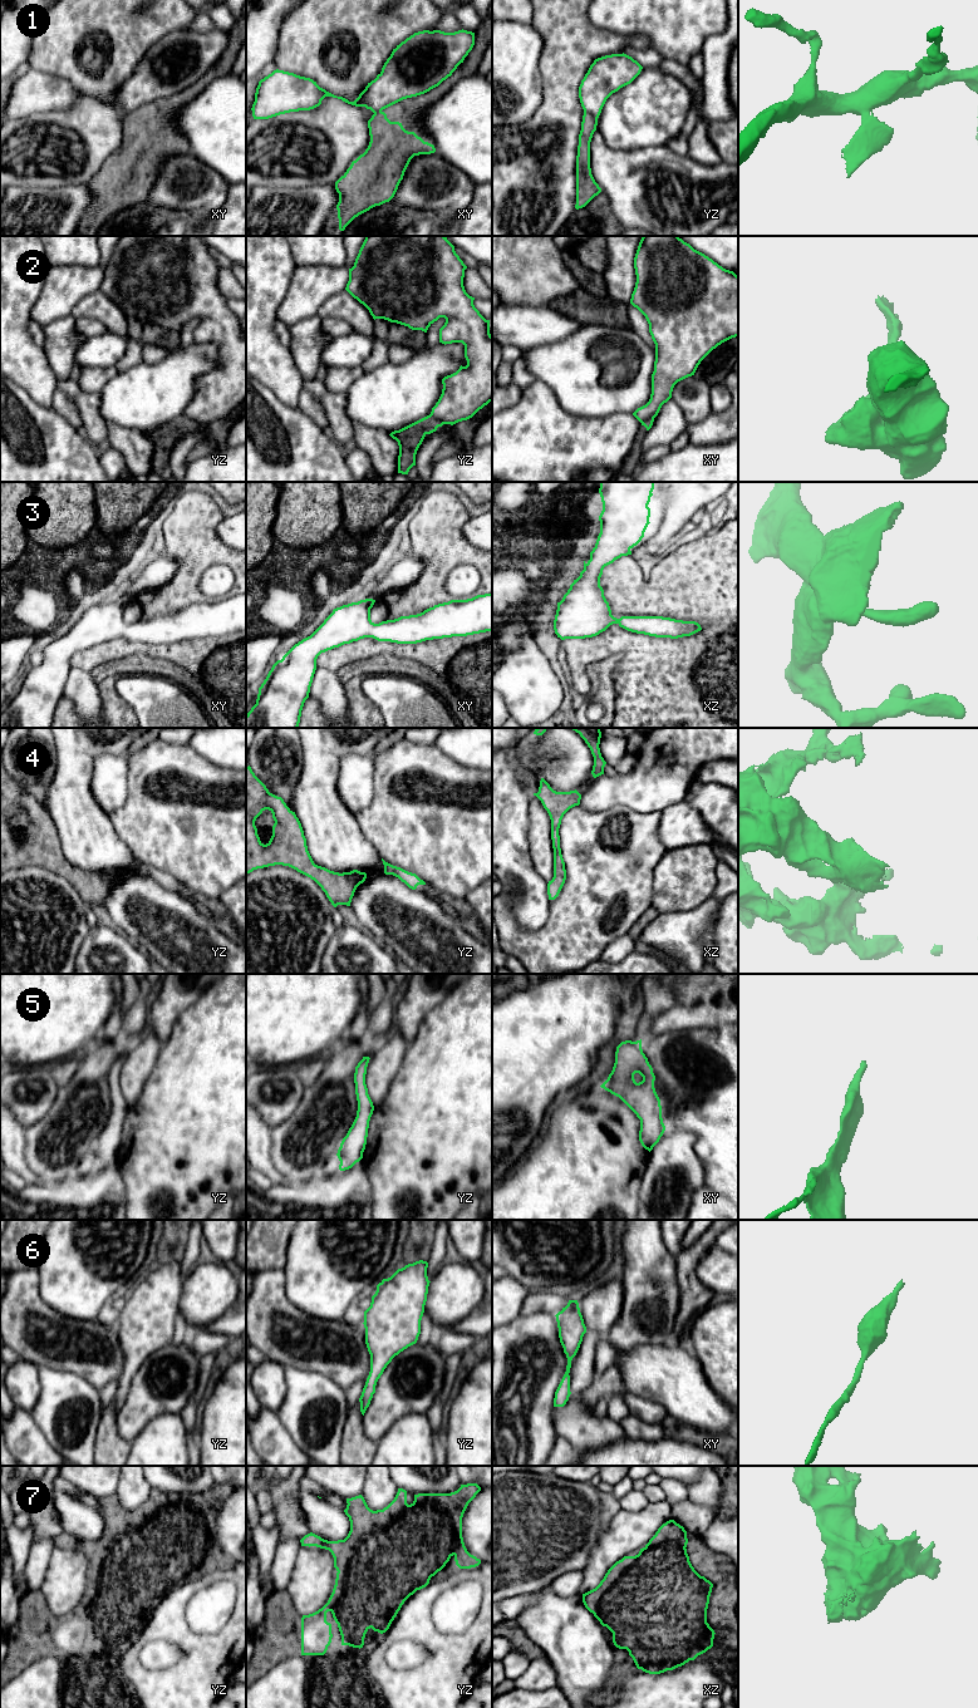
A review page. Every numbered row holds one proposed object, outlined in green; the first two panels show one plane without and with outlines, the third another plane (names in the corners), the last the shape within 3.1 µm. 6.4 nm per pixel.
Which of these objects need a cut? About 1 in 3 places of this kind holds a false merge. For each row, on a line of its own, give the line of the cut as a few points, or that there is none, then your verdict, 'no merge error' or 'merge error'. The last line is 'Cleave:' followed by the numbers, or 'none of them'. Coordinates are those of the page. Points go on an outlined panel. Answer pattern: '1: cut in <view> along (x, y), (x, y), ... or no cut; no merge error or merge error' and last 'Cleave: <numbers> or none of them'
1: cut in yz along (584, 111), (596, 119); merge error
2: cut in yz along (429, 414), (445, 423); merge error
3: no cut; no merge error
4: no cut; no merge error
5: no cut; no merge error
6: no cut; no merge error
7: no cut; no merge error
Cleave: 1, 2

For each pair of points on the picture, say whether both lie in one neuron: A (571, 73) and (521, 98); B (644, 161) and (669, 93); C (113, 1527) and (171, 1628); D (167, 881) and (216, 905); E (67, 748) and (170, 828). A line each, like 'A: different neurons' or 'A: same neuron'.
A: different neurons
B: different neurons
C: different neurons
D: same neuron
E: different neurons

